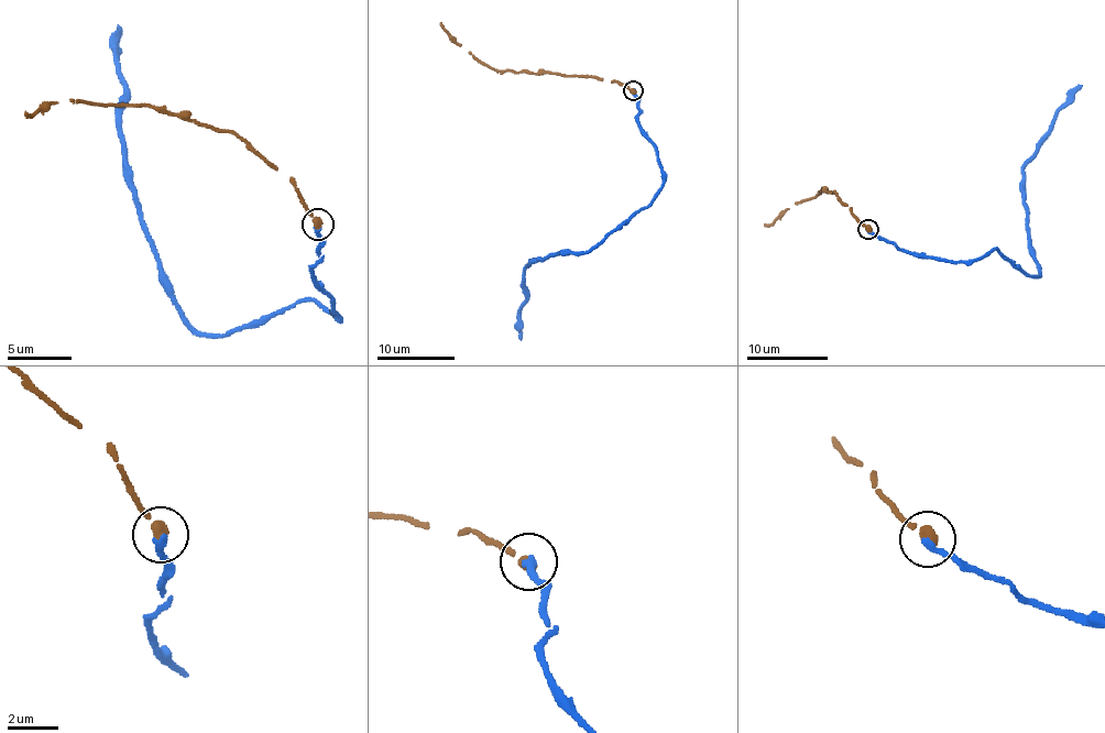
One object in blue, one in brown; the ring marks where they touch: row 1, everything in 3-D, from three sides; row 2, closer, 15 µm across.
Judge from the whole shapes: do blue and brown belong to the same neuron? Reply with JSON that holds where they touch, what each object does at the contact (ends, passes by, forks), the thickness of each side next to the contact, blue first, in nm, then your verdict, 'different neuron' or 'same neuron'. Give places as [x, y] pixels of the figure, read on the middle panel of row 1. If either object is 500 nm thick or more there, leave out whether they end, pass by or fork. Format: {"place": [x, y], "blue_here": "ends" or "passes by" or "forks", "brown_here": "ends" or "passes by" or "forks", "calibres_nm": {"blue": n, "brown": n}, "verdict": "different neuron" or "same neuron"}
{"place": [633, 90], "blue_here": "ends", "brown_here": "ends", "calibres_nm": {"blue": 280, "brown": 480}, "verdict": "same neuron"}

